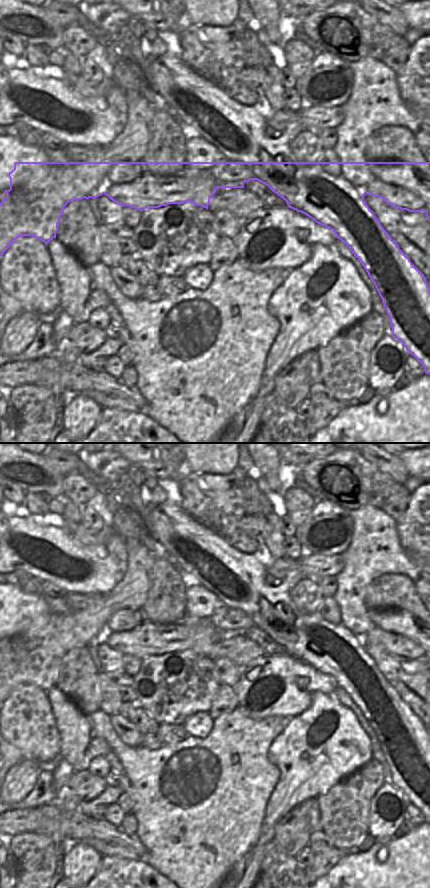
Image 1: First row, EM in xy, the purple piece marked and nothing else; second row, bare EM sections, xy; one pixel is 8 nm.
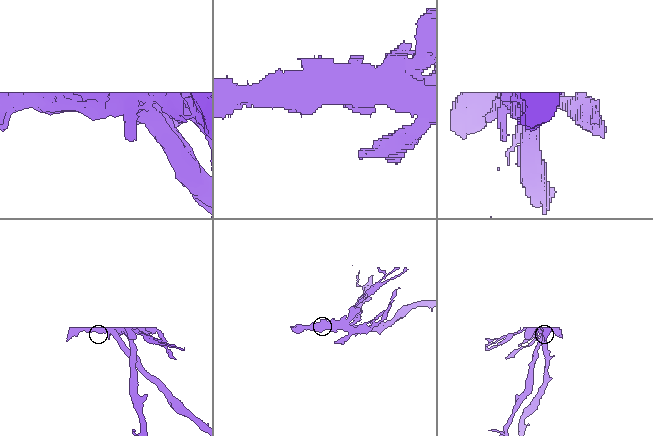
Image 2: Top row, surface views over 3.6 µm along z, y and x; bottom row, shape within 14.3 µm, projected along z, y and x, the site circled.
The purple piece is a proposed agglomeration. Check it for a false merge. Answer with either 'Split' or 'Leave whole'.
Split.

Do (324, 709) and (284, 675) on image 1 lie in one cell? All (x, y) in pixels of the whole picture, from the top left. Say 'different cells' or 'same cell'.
different cells

